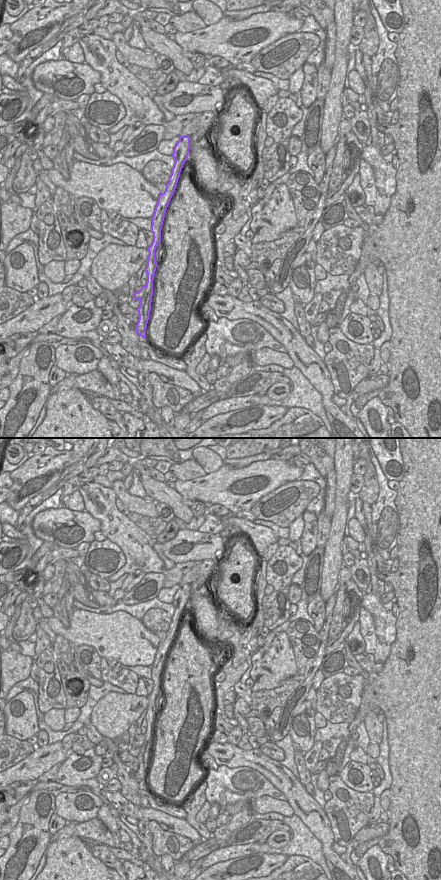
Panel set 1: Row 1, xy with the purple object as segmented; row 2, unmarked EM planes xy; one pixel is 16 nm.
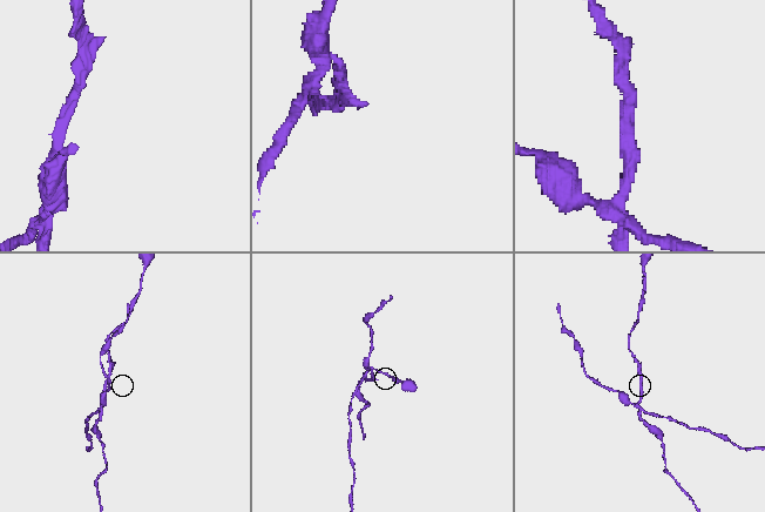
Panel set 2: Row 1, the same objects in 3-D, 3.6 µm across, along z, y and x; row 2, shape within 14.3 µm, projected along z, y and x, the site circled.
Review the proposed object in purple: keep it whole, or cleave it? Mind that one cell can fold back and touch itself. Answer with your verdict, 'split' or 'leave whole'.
split

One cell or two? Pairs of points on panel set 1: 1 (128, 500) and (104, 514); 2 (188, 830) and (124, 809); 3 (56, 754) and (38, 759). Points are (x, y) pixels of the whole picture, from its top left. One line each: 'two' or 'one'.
1: two
2: one
3: one

